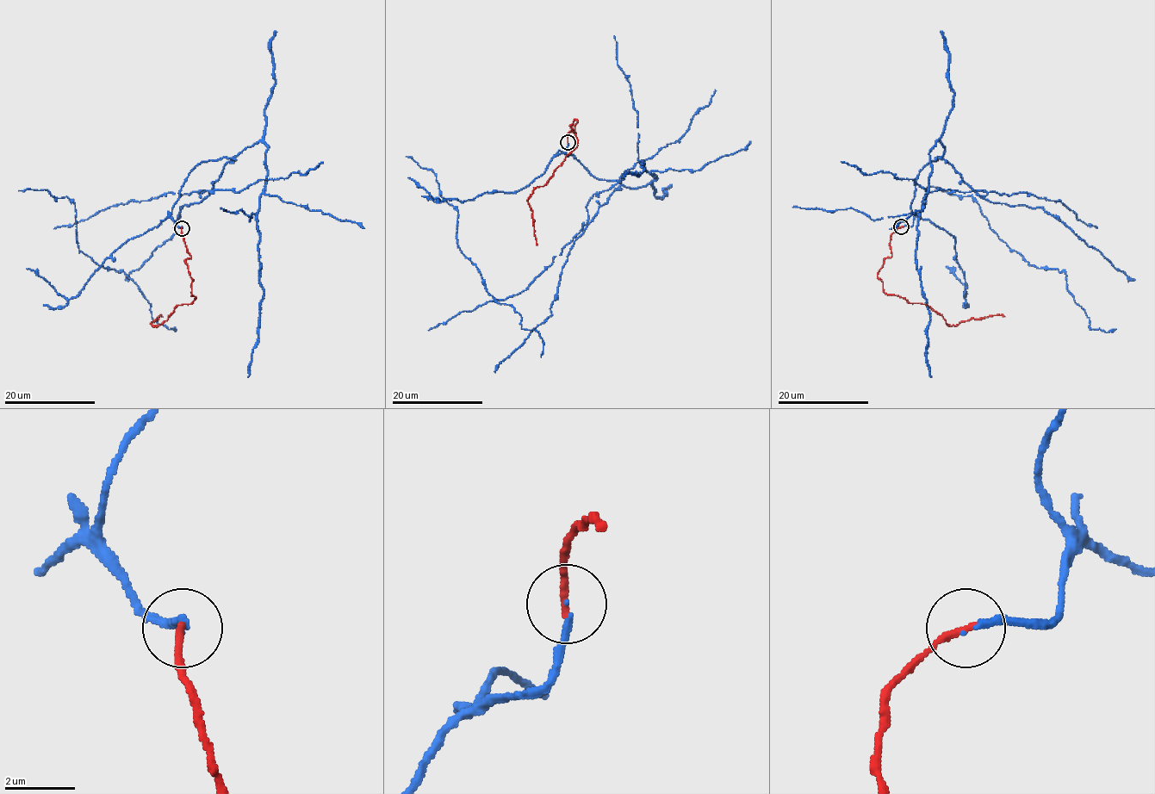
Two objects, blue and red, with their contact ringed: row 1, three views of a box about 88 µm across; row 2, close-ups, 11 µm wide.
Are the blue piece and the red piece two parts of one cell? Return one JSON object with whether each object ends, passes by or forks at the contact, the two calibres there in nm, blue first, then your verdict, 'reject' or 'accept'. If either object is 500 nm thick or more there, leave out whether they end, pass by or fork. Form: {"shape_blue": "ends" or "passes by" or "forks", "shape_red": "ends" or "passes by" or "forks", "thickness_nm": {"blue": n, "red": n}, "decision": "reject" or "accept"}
{"shape_blue": "ends", "shape_red": "ends", "thickness_nm": {"blue": 150, "red": 220}, "decision": "accept"}

